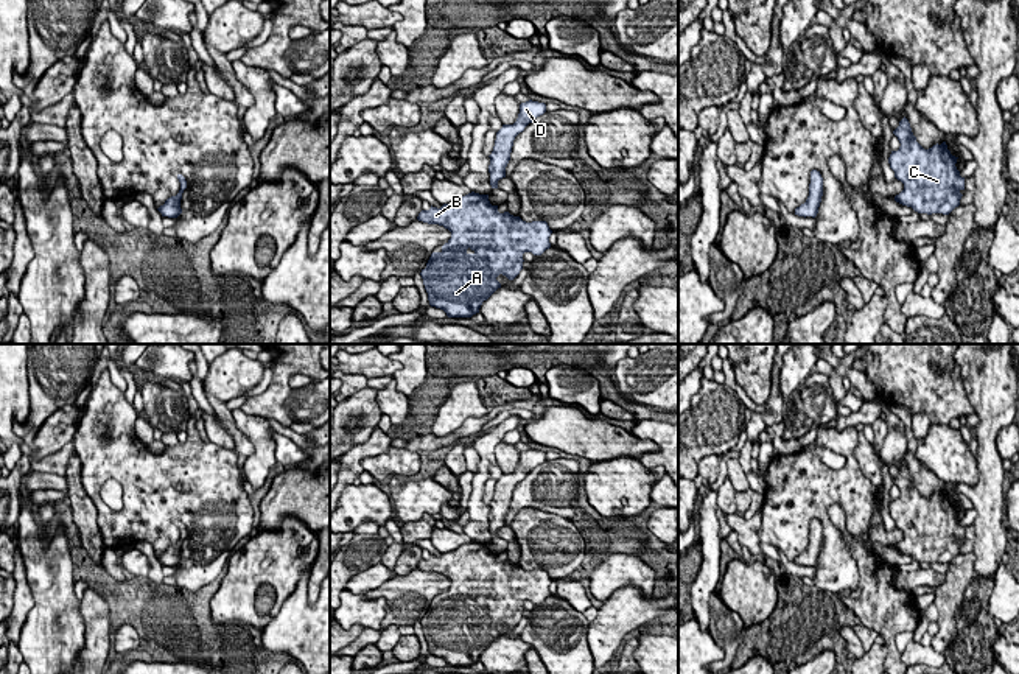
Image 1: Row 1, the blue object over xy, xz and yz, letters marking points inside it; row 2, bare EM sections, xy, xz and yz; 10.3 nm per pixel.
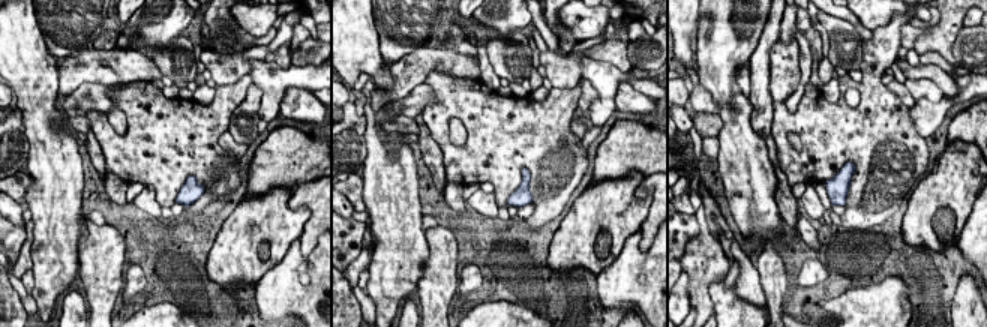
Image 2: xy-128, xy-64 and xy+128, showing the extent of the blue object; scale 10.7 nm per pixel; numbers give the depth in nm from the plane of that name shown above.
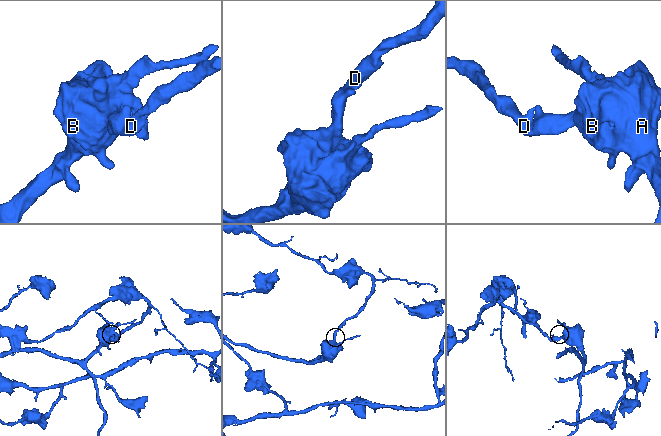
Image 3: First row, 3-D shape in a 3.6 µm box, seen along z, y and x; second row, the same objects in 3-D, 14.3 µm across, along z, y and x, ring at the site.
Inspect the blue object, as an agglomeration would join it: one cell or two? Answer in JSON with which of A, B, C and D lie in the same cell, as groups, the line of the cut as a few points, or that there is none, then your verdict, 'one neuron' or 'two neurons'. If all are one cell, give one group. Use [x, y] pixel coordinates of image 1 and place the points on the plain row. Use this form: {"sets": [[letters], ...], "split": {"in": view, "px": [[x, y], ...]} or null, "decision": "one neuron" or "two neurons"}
{"sets": [["A", "B", "C", "D"]], "split": null, "decision": "one neuron"}

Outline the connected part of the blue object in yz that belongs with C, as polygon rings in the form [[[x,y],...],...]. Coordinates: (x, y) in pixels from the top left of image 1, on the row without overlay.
[[[904,465],[893,479],[901,495],[888,506],[895,526],[904,532],[904,539],[895,549],[912,556],[918,562],[949,563],[960,554],[965,526],[957,518],[955,504],[947,498],[946,490],[924,498],[912,481]]]

